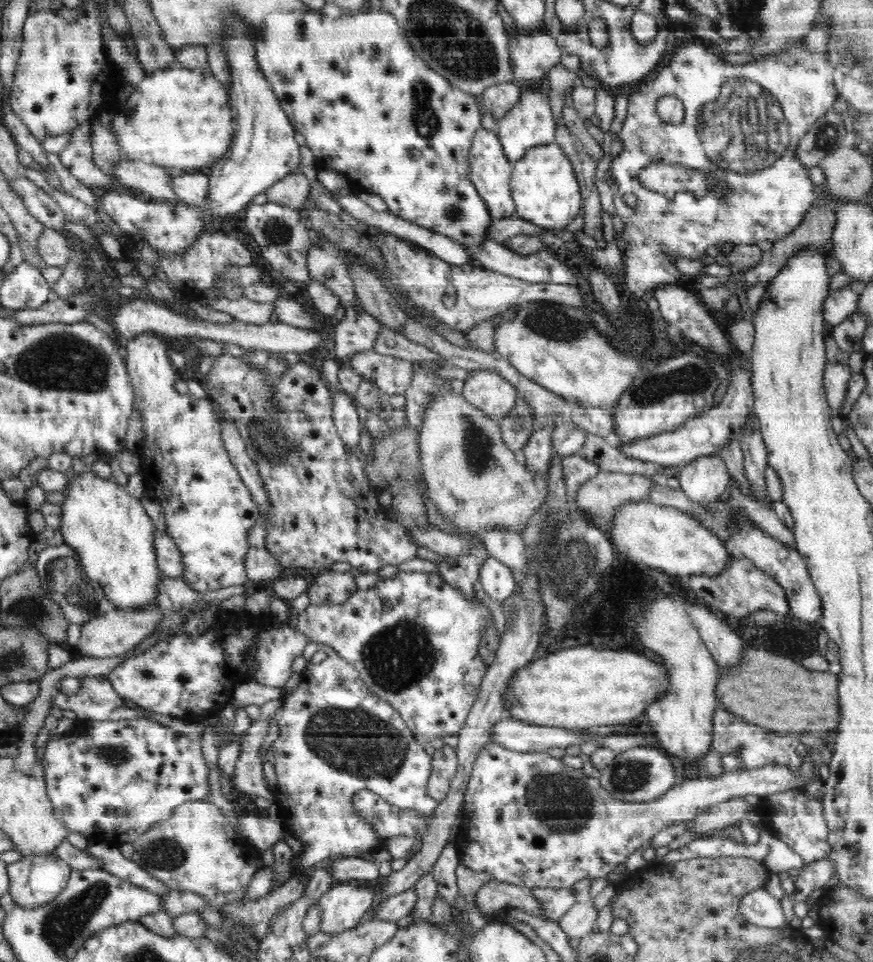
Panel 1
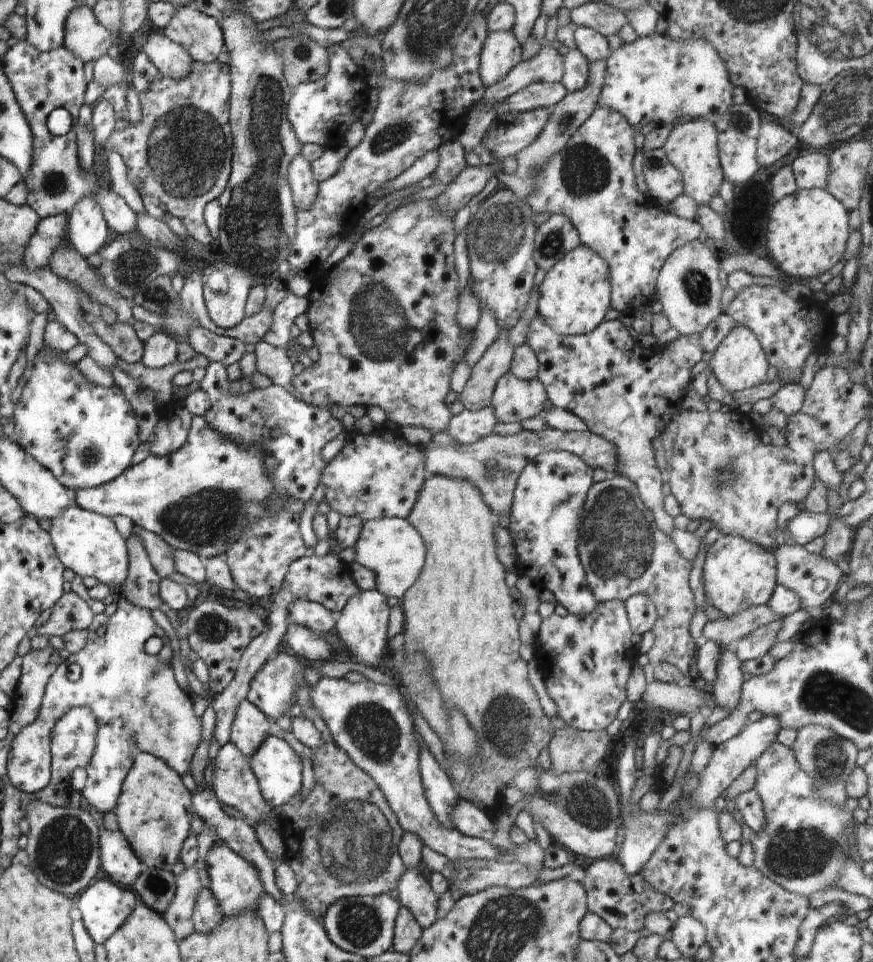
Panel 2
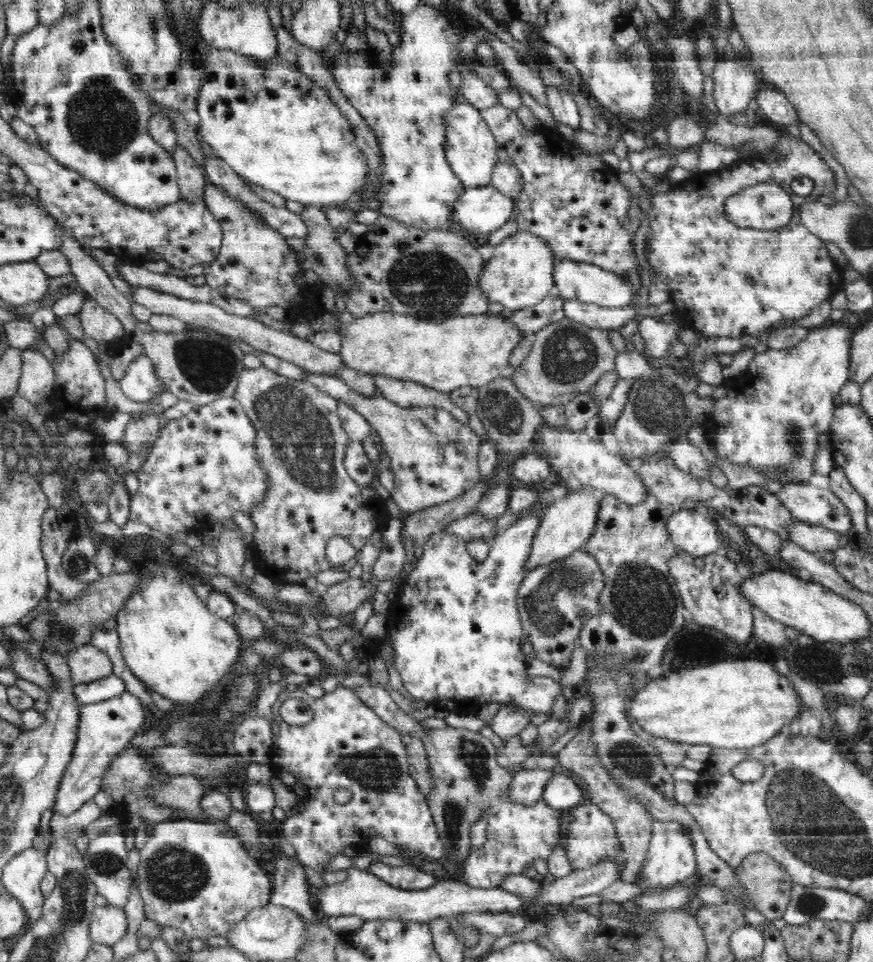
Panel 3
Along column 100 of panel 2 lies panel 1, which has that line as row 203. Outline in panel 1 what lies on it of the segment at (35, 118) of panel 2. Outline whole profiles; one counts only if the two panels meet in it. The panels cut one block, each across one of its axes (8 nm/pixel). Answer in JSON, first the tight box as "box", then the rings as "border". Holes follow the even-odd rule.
{"box":[171,171,209,206],"border":[[[198,171],[184,172],[181,176],[174,177],[171,184],[178,196],[177,202],[201,206],[208,200],[209,176]]]}

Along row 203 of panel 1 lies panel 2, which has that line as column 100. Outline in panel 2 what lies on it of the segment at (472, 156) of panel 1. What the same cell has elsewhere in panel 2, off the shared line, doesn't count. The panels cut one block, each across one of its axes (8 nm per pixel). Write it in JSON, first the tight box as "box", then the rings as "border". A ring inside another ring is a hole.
{"box":[74,417,284,562],"border":[[[193,417],[188,438],[176,452],[165,457],[149,455],[108,484],[74,490],[74,498],[80,508],[88,511],[104,516],[124,514],[135,526],[159,534],[173,549],[193,552],[204,562],[210,558],[224,558],[230,540],[238,540],[254,520],[274,516],[284,508],[282,500],[278,502],[274,495],[274,484],[266,472],[262,448],[236,444],[234,440],[224,438],[208,426],[205,417]]]}

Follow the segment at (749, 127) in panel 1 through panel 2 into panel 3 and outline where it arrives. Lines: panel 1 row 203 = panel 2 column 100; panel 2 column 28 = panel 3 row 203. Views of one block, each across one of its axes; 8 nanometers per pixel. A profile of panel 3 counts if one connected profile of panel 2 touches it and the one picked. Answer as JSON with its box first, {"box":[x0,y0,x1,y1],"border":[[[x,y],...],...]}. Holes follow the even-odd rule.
{"box":[725,183,794,231],"border":[[[754,183],[725,201],[727,221],[758,231],[774,231],[790,224],[794,212],[790,195],[776,183]]]}

